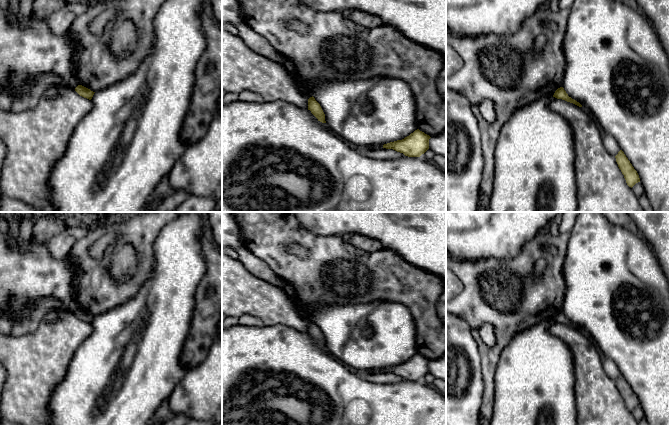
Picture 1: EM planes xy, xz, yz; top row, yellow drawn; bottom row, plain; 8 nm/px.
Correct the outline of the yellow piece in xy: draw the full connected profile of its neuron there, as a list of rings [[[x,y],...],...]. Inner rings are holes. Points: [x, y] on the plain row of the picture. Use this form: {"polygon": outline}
{"polygon": [[[78,309],[76,312],[75,312],[75,315],[82,321],[84,322],[87,322],[89,324],[92,323],[93,319],[95,316],[91,315],[90,313],[82,310],[82,309]]]}

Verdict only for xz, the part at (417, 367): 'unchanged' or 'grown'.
unchanged

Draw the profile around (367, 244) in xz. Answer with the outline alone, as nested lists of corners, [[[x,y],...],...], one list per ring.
[[[353,234],[349,242],[366,252],[376,252],[383,248],[383,245],[380,241],[361,234]]]

